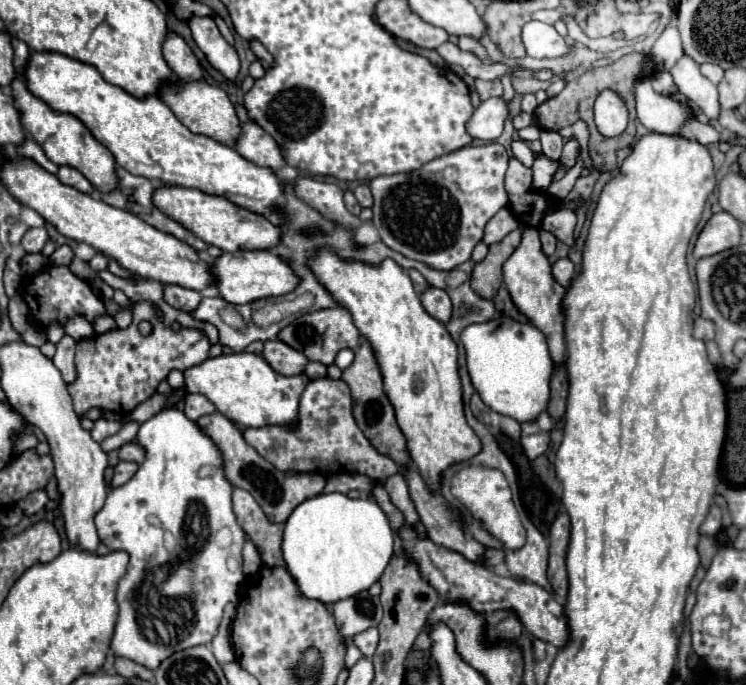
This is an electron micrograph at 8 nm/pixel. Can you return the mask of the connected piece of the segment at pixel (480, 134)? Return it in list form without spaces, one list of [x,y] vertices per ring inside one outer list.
[[[492,97],[488,101],[482,101],[468,121],[468,133],[474,139],[496,141],[502,135],[508,113],[508,101],[504,97]]]

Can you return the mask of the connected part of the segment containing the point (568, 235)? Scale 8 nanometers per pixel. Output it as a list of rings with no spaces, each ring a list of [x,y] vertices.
[[[568,209],[554,211],[552,215],[546,215],[542,221],[542,229],[556,235],[558,241],[566,243],[568,247],[574,245],[574,227],[576,227],[576,215]]]

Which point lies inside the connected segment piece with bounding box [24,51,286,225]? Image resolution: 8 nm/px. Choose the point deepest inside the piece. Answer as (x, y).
(145, 138)

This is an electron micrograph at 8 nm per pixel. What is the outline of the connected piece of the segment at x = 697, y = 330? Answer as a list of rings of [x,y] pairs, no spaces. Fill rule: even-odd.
[[[698,317],[694,321],[694,337],[700,341],[712,341],[714,339],[714,323]]]

